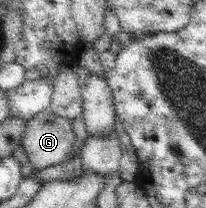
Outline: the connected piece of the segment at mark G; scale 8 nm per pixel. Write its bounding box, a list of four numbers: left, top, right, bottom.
[21,110,75,170]

